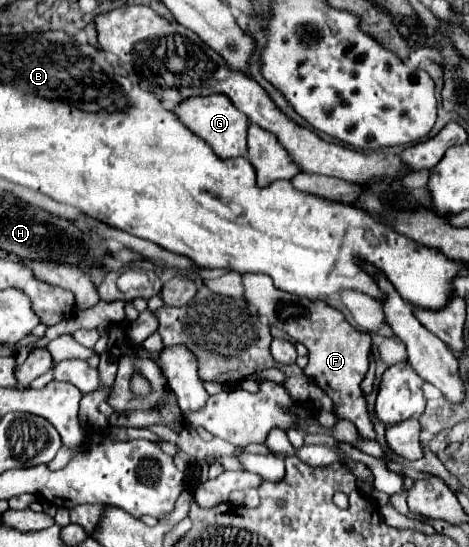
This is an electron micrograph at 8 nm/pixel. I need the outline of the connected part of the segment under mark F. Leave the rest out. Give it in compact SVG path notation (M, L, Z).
M242 275L244 297L250 305L256 307L258 315L270 325L286 331L294 341L302 343L308 349L308 365L304 375L310 377L320 389L328 393L334 401L334 413L338 419L348 419L356 425L356 431L362 439L376 439L374 423L366 407L364 393L360 383L368 371L368 353L370 353L370 335L356 331L338 309L328 307L326 303L310 303L286 291L274 287L268 275Z

